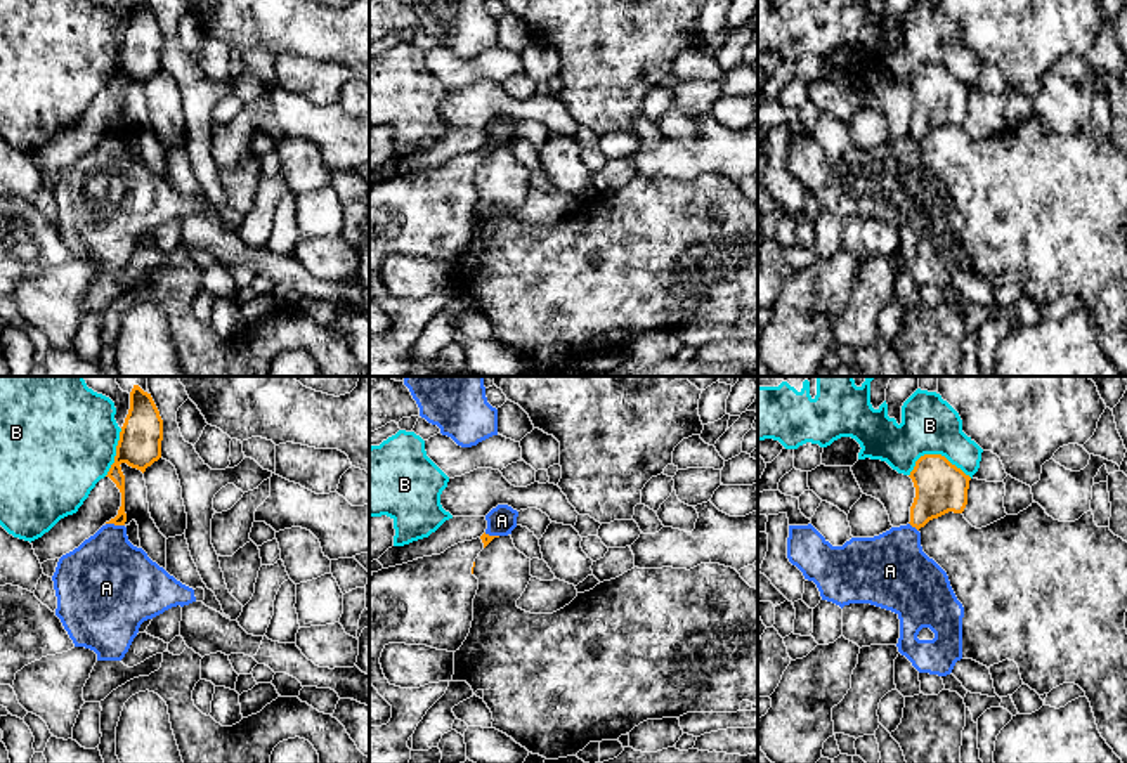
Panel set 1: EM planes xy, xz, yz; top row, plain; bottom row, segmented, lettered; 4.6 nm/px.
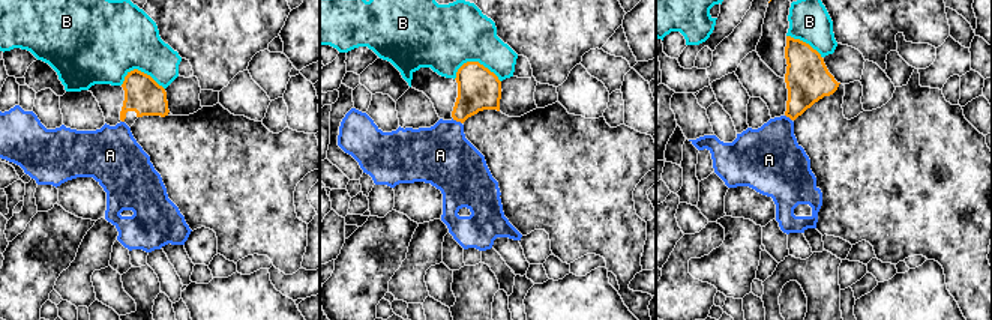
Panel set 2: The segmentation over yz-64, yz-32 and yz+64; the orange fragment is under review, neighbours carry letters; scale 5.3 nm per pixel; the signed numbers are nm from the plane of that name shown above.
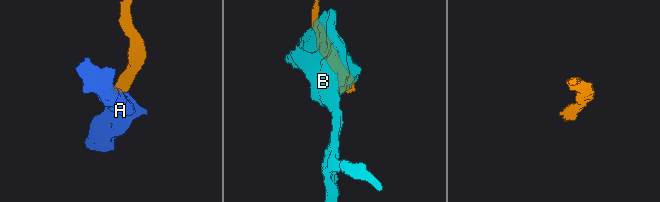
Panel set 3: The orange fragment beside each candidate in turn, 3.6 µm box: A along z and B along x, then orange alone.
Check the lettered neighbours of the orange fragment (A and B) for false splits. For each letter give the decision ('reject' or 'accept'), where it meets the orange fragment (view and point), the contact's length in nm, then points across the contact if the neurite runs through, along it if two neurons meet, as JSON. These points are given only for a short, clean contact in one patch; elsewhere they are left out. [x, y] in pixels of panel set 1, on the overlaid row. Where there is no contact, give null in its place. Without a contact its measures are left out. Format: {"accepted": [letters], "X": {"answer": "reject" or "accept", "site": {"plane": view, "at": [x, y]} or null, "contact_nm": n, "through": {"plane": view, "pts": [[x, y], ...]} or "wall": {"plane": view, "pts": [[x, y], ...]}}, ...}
{"accepted": [], "A": {"answer": "reject", "site": {"plane": "xy", "at": [115, 524]}, "contact_nm": 90, "wall": {"plane": "xy", "pts": [[106, 522], [123, 526]]}}, "B": {"answer": "reject", "site": {"plane": "yz", "at": [938, 455]}, "contact_nm": 300}}

